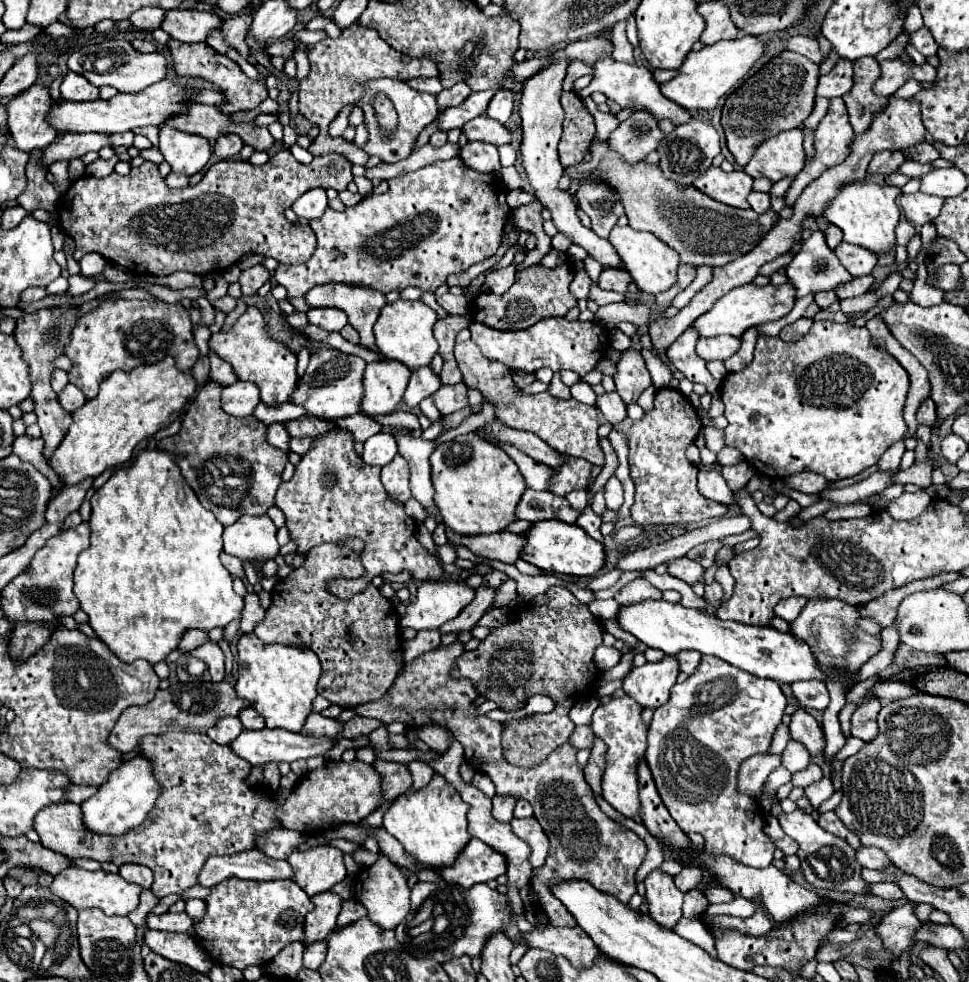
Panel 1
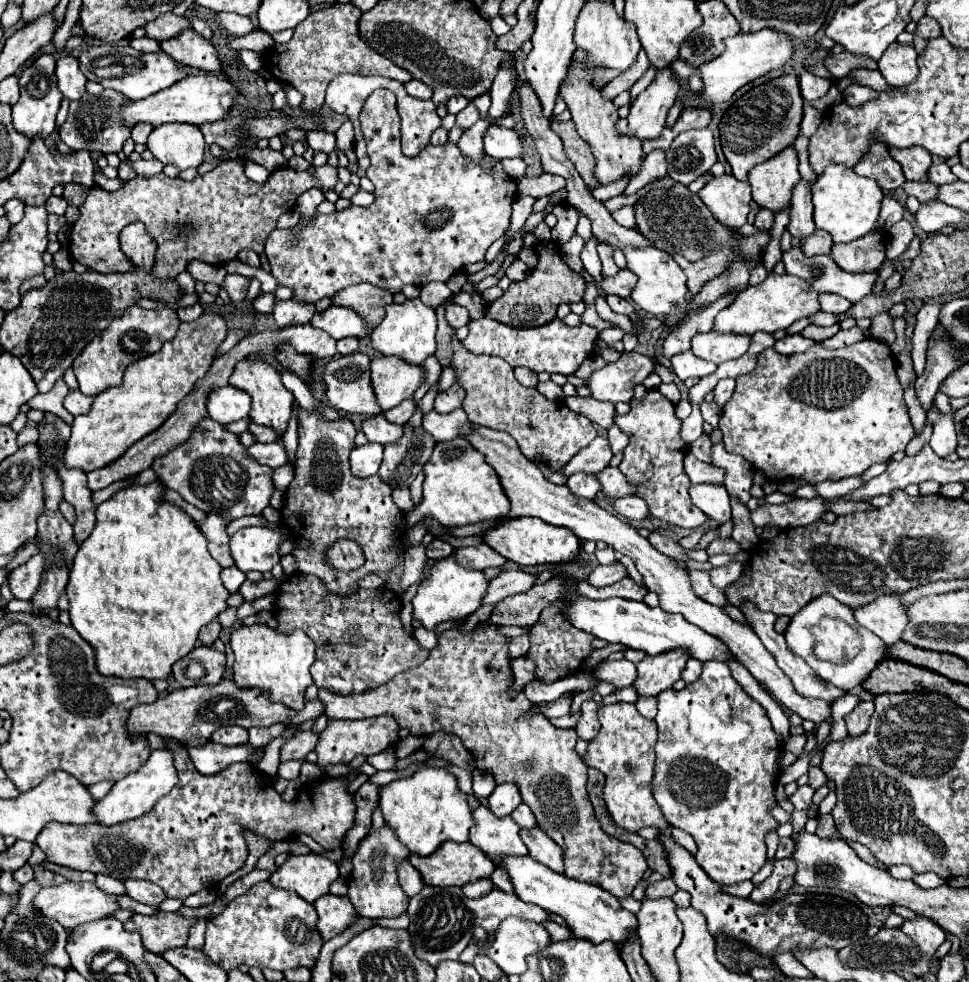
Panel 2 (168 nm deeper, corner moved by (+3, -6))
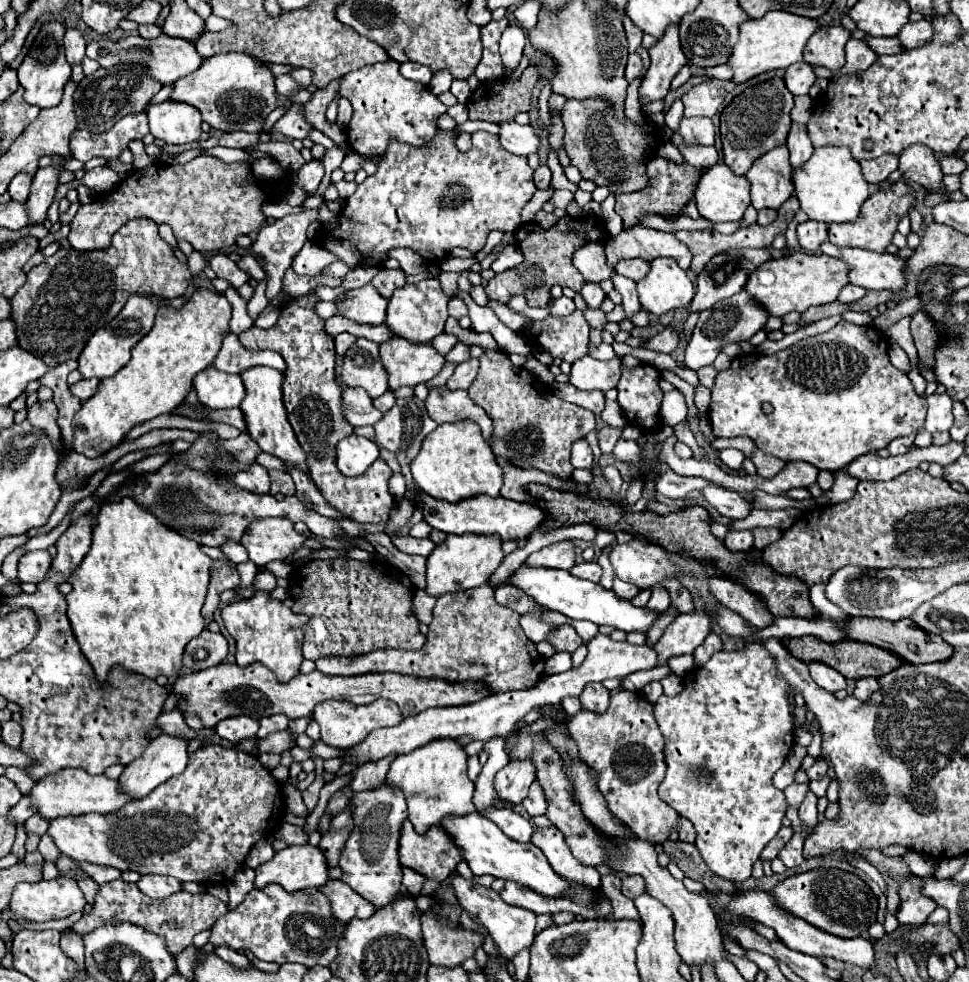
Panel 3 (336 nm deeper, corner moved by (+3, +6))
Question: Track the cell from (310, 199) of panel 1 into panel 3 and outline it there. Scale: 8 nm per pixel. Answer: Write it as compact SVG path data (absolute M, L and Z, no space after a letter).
M311 160L311 162L305 162L301 166L301 170L297 172L297 186L301 190L305 190L307 194L313 194L319 188L321 178L323 178L321 162L319 160Z

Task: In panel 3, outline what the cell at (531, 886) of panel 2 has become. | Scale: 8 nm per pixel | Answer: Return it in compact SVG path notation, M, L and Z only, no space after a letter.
M477 812L443 820L441 826L447 832L451 832L455 844L459 844L459 848L463 848L463 858L475 876L491 874L501 880L511 880L511 882L523 884L523 886L531 888L533 892L539 892L541 896L551 896L551 898L571 896L571 900L575 900L577 904L593 904L599 896L603 896L601 888L587 888L585 884L579 884L573 880L563 880L557 872L551 870L547 858L543 856L543 852L539 848L535 848L535 844L531 844L531 842L521 844L521 842L507 838L499 828L495 828L495 824L491 820L481 818Z

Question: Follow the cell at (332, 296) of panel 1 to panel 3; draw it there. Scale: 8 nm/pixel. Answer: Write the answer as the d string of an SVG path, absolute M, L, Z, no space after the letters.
M381 268L377 272L377 276L371 280L371 284L375 286L375 290L383 296L383 298L391 298L395 288L405 286L405 272L403 270L389 270L389 268Z

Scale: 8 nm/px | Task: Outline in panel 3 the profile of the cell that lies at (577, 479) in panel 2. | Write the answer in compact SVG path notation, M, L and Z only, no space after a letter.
M581 438L581 440L577 440L577 442L573 444L571 464L573 464L575 468L585 468L585 470L593 468L593 452L591 452L591 448L589 448L589 444L587 444L585 438Z

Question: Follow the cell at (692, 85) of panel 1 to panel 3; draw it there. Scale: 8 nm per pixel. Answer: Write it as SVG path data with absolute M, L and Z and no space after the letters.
M773 10L767 12L767 16L759 18L759 20L745 20L739 26L739 42L735 44L733 52L731 52L731 60L727 62L727 66L733 70L733 78L731 82L741 84L747 82L749 78L775 70L775 68L787 68L795 62L803 60L803 48L809 40L809 36L819 28L819 24L811 18L803 18L803 16L795 16L783 10Z

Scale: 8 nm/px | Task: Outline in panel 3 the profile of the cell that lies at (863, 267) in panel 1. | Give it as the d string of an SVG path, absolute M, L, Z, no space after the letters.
M899 180L893 184L891 190L871 194L867 204L863 204L857 220L843 222L843 224L831 224L829 242L839 248L865 248L865 250L873 250L873 252L885 252L885 248L891 244L893 232L897 230L899 218L903 214L907 214L907 210L911 206L913 206L913 190L903 180Z

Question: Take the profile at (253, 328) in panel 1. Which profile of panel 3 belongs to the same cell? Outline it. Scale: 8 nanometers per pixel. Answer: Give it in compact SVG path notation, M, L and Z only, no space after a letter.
M253 366L247 368L245 372L241 372L247 396L241 402L241 410L245 414L247 420L247 432L251 434L251 438L259 444L259 448L263 452L269 452L277 458L281 458L289 468L299 468L303 472L307 472L307 464L305 464L305 452L299 446L295 432L287 420L287 412L285 412L285 404L283 404L283 372L275 370L275 368L267 368L267 366Z

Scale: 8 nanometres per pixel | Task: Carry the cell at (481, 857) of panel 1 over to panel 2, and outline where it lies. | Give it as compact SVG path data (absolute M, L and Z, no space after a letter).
M453 840L443 842L439 846L439 850L435 850L431 856L415 856L415 854L411 854L409 862L415 864L415 868L419 870L425 884L441 886L441 888L445 888L445 886L463 886L467 882L487 878L495 870L493 862L483 854L483 850L479 850L471 842L459 844L459 842L453 842Z

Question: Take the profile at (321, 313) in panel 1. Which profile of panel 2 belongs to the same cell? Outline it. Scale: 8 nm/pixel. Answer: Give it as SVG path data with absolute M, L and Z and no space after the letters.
M329 306L327 310L317 312L313 316L311 324L315 328L325 330L335 340L341 340L341 338L347 338L347 336L353 336L353 338L361 340L369 334L369 326L359 316L359 312L355 312L351 308L343 308L343 306Z

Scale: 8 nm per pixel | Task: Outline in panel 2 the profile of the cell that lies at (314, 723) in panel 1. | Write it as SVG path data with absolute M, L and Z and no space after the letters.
M313 730L307 732L297 732L293 738L289 738L283 746L281 746L281 762L287 760L305 760L305 756L315 750L319 734L315 734Z

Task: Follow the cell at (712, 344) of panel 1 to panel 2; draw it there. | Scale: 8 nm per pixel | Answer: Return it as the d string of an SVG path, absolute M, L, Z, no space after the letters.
M705 332L697 334L691 340L693 354L697 358L721 364L727 360L735 360L747 352L751 344L751 336L739 334L719 334L719 332Z

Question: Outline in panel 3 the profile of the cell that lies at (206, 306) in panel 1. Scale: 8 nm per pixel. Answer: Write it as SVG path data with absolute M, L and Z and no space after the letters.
M195 290L183 308L165 306L157 312L153 330L131 350L131 360L115 376L101 380L95 396L83 402L73 420L73 450L97 458L119 446L137 426L161 414L171 414L193 388L193 378L213 364L221 336L229 332L231 304L213 290Z

